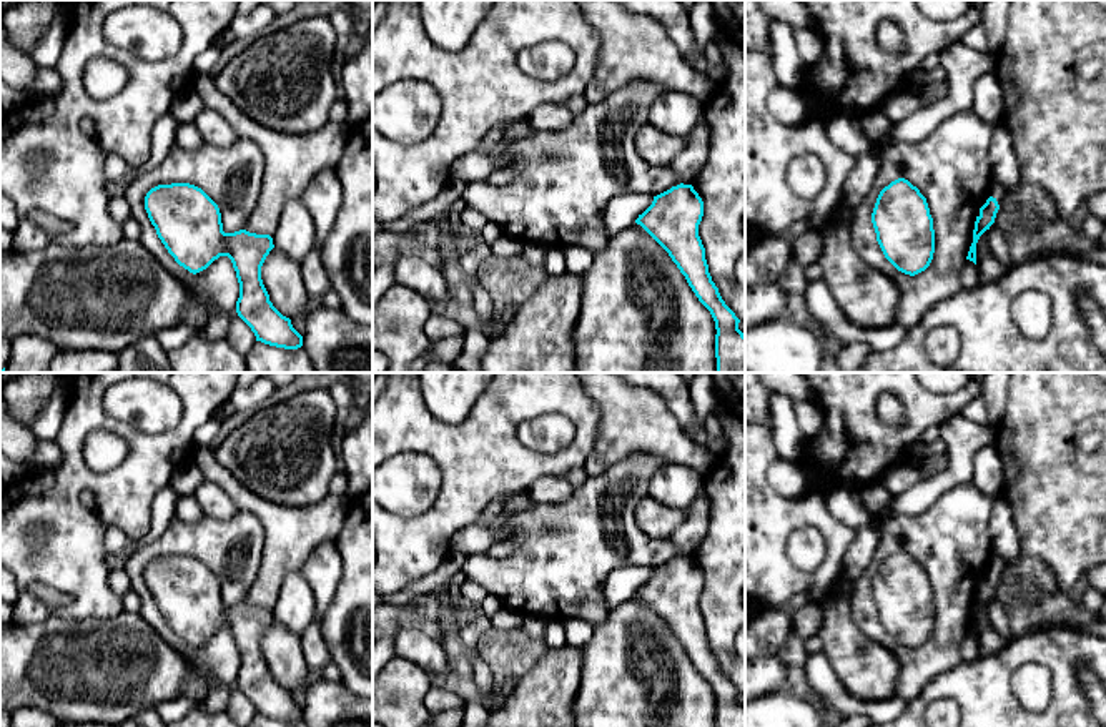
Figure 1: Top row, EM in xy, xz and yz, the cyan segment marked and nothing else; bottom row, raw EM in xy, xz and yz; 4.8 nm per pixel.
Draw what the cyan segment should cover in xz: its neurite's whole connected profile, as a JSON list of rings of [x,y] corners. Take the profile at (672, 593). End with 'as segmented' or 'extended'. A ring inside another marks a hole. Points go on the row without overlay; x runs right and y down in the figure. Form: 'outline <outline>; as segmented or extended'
outline [[[677,557],[654,569],[652,577],[635,592],[672,631],[699,674],[715,694],[715,727],[745,727],[740,692],[722,672],[712,654],[705,621],[699,609],[704,574],[692,557]]]; as segmented

